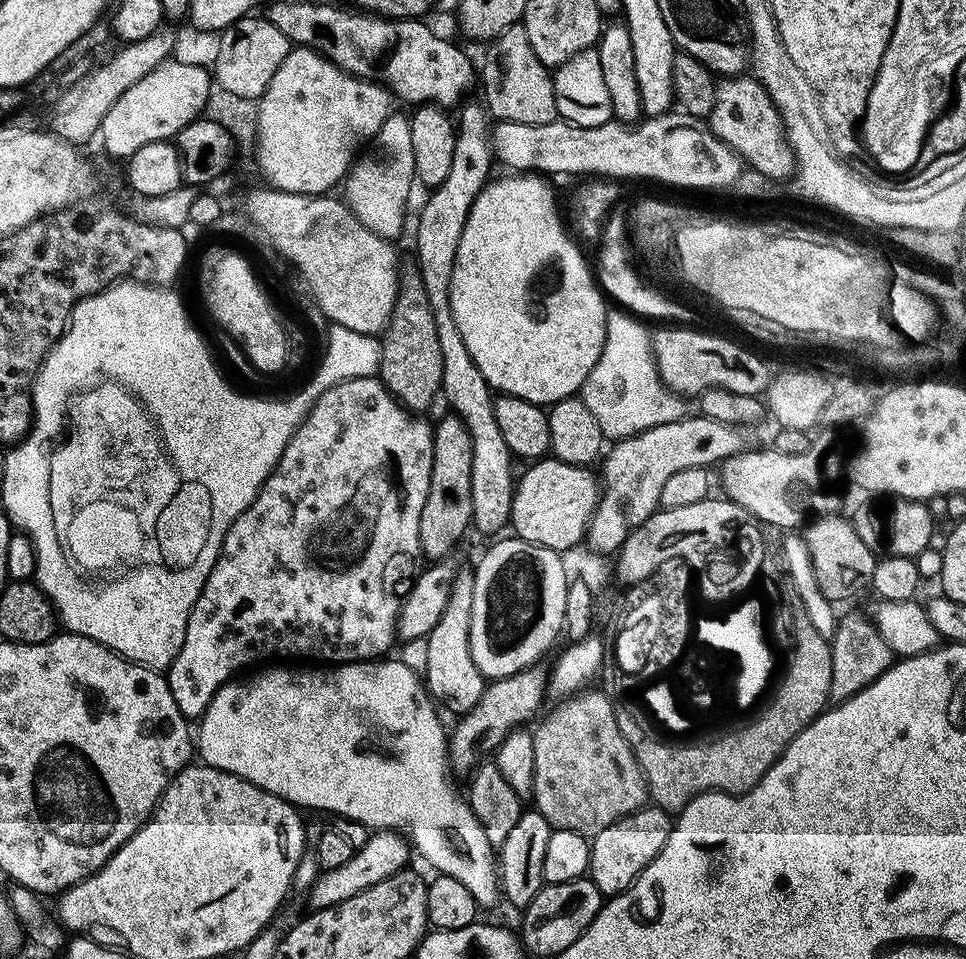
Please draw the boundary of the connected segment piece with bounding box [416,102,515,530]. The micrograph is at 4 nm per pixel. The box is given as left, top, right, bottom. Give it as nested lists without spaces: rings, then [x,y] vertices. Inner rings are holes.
[[[465,103],[461,107],[460,124],[456,130],[456,142],[450,173],[444,182],[433,189],[418,220],[416,246],[420,265],[418,270],[427,288],[431,309],[434,310],[435,325],[438,328],[438,344],[442,351],[441,393],[447,399],[455,415],[459,416],[471,438],[471,504],[473,523],[482,530],[509,521],[515,492],[513,457],[506,446],[506,440],[498,429],[494,418],[494,396],[485,376],[478,370],[466,348],[454,322],[449,302],[449,286],[452,281],[458,242],[468,220],[469,211],[477,195],[488,183],[494,153],[491,147],[490,123],[487,111],[481,104]]]

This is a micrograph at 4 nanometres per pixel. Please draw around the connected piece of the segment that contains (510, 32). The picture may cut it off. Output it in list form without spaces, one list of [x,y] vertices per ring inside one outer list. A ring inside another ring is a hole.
[[[523,23],[512,24],[506,31],[496,37],[487,45],[488,53],[484,56],[484,68],[482,64],[482,84],[484,80],[483,103],[487,111],[491,113],[497,121],[509,120],[510,122],[526,122],[527,124],[545,124],[557,119],[556,95],[552,85],[553,73],[540,61],[538,54],[530,46],[526,38],[526,30]]]

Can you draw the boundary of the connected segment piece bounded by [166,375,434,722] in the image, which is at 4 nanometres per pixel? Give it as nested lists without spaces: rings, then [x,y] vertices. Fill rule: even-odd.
[[[375,375],[342,381],[317,398],[316,404],[309,410],[290,438],[275,470],[260,487],[260,493],[254,498],[252,505],[239,518],[232,521],[221,544],[220,556],[212,565],[209,577],[206,578],[197,601],[190,610],[182,650],[178,650],[174,662],[166,670],[170,694],[174,694],[174,702],[178,702],[178,710],[182,710],[182,714],[189,721],[199,721],[221,684],[226,684],[237,674],[243,673],[240,671],[247,664],[268,660],[275,652],[280,656],[301,656],[304,659],[301,661],[304,662],[327,662],[332,666],[354,664],[361,660],[375,660],[387,653],[384,651],[391,646],[396,636],[396,620],[400,616],[400,605],[404,603],[405,596],[411,592],[412,584],[421,567],[420,560],[422,561],[418,522],[422,518],[422,506],[430,490],[430,470],[434,450],[433,425],[427,424],[424,419],[423,415],[409,412]]]

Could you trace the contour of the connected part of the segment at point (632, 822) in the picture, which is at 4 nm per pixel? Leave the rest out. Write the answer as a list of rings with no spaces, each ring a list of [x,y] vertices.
[[[655,806],[637,807],[636,811],[629,812],[618,822],[606,826],[596,836],[591,837],[590,843],[592,853],[590,854],[590,866],[588,872],[590,879],[598,886],[598,890],[604,897],[611,898],[617,896],[620,892],[625,892],[654,862],[658,850],[666,846],[666,838],[670,834],[673,821],[669,813]]]

